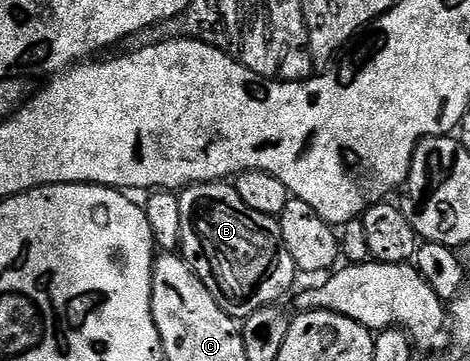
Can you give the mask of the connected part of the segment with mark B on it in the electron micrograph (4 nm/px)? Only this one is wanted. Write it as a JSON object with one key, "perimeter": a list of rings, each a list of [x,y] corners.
{"perimeter":[[[227,181],[196,183],[190,187],[184,187],[179,195],[179,200],[181,201],[181,254],[186,259],[187,264],[195,270],[197,277],[201,277],[205,289],[209,289],[209,293],[213,293],[217,305],[221,305],[221,309],[225,309],[225,313],[229,313],[236,321],[242,321],[249,318],[253,313],[257,313],[263,307],[278,304],[280,302],[279,298],[294,285],[295,275],[297,276],[297,268],[293,257],[289,257],[289,249],[285,249],[285,241],[279,228],[278,218],[274,215],[256,213],[255,210],[249,209],[249,205],[245,205],[245,201],[241,201],[241,197],[237,197],[235,186]]]}

